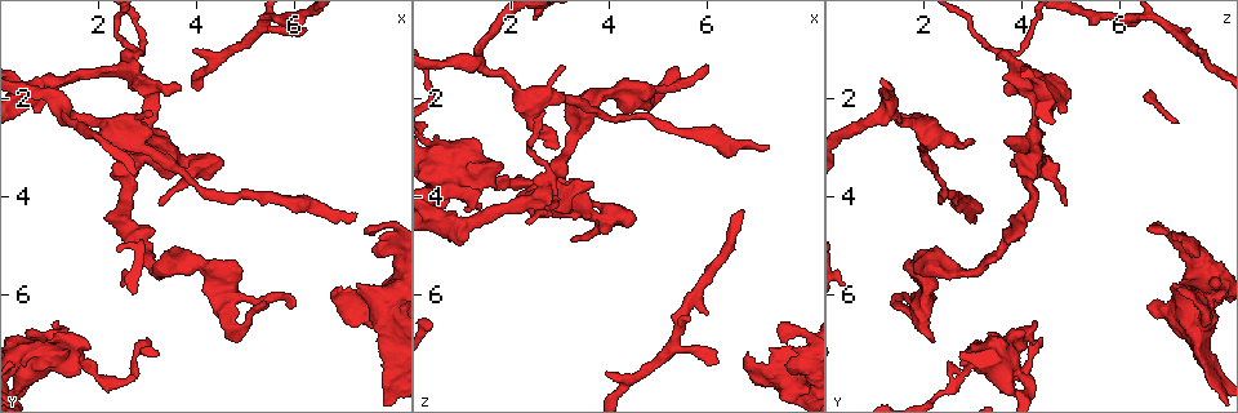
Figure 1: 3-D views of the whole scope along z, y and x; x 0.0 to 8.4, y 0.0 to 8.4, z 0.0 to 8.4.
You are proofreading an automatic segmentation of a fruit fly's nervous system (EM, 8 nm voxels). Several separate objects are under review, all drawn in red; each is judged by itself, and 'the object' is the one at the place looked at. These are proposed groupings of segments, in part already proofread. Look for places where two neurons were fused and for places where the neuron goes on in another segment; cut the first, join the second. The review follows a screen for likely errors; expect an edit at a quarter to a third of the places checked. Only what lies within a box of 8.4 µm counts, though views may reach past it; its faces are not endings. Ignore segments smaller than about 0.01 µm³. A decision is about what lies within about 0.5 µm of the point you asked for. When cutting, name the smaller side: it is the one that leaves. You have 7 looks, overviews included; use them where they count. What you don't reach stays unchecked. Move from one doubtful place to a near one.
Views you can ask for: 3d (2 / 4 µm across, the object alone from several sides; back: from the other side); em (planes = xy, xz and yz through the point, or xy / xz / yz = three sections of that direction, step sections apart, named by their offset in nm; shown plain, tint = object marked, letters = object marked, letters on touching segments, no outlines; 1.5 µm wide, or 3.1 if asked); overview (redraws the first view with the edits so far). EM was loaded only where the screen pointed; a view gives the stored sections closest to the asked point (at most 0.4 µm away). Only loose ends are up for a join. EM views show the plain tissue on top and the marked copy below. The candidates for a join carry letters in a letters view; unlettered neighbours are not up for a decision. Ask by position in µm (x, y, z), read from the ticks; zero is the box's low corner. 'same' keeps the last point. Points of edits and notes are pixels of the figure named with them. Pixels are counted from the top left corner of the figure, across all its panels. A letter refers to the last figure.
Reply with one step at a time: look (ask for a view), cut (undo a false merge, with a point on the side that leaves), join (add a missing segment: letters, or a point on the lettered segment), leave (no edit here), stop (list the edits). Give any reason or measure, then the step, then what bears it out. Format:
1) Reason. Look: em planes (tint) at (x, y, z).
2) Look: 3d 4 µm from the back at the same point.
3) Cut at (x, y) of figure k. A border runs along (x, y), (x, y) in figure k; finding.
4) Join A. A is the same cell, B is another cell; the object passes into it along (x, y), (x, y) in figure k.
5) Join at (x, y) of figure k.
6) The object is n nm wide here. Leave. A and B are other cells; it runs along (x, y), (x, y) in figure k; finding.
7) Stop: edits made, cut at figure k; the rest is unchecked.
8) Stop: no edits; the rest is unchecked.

Free end. Look: em planes (tint) at (7.75, 7.20, 7.60).

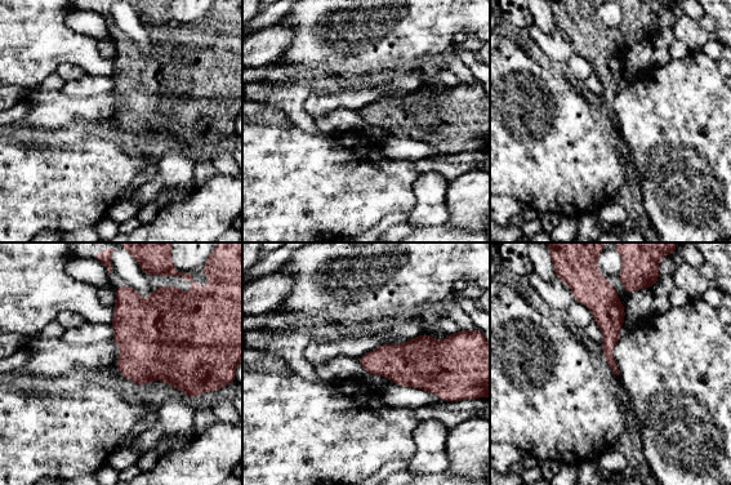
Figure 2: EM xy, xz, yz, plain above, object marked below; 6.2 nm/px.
Look: em planes (letters) at the same point.

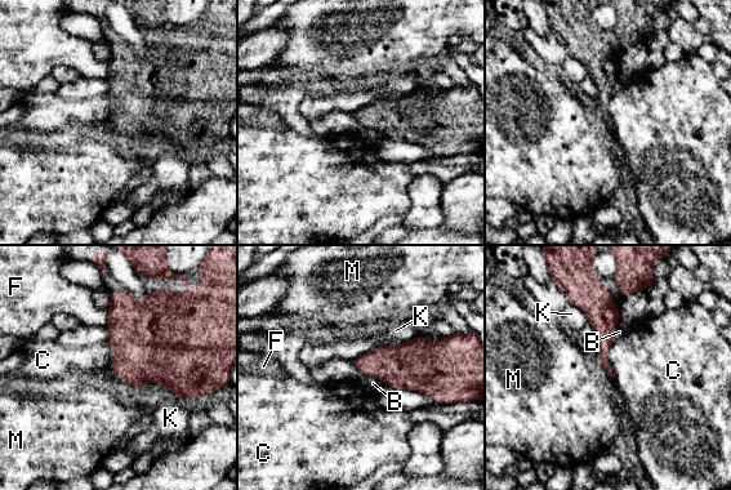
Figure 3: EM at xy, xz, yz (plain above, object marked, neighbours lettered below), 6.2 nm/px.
Leave. B, C, F, K and M are other cells; a border runs along (616, 338), (607, 351), (613, 378) in figure 3; none of them fits.

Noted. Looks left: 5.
Tapers out. Look: em planes (letters) at (2.95, 6.90, 4.50).

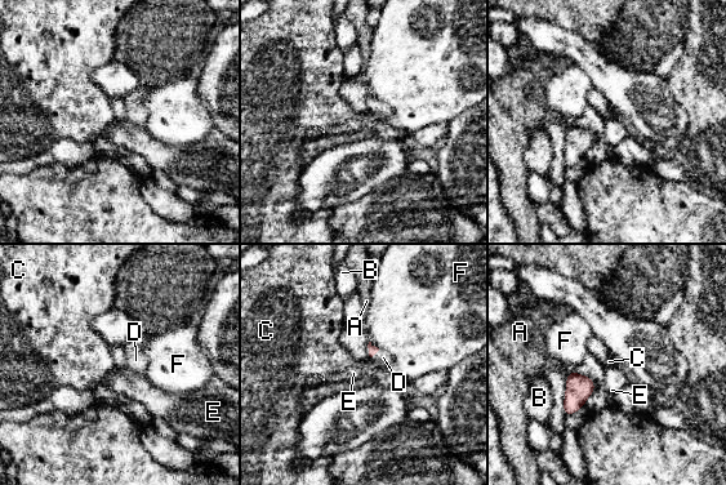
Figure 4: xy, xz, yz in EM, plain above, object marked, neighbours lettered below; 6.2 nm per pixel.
The longest contact is with D, 90 nm. Join D. D is the same cell, A, B, C, E and F are other cells; the object passes into it along (373, 350), (373, 355), (383, 357) in figure 4; the neuron continues.

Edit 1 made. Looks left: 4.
Redraw. Look: overview.

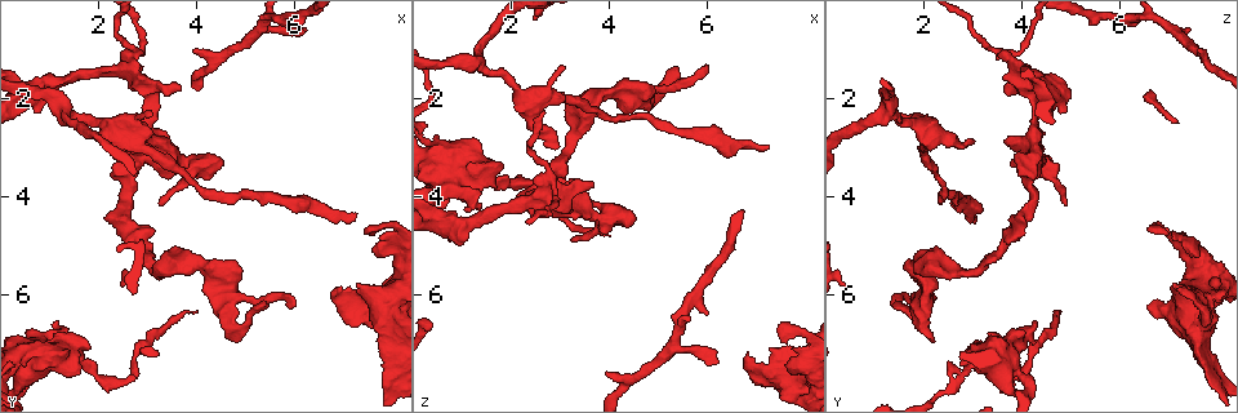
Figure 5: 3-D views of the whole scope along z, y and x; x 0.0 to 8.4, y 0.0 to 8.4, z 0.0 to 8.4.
Free end. Look: em planes (letters) at (3.25, 4.20, 4.95).

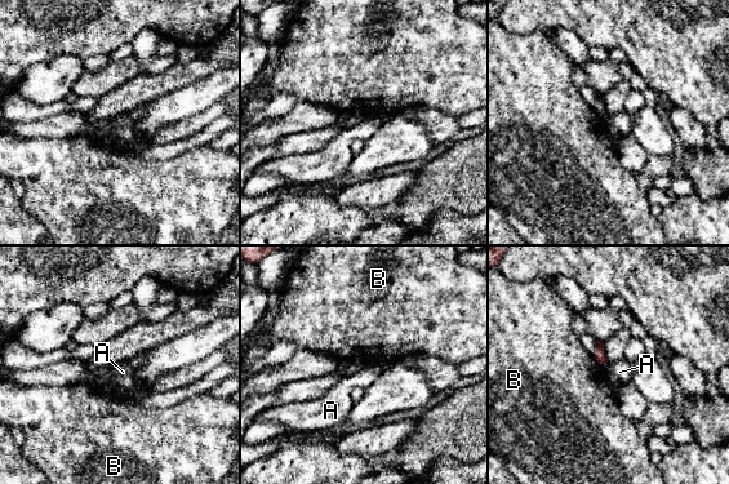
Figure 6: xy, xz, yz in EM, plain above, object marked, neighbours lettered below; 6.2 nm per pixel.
The longest contact is with B, 120 nm. Leave. A and B are other cells; a border runs along (608, 363), (604, 368) in figure 6; no lettered segment goes on from it.

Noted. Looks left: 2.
Stop: edits made, join at figure 4; the rest is unchecked.

